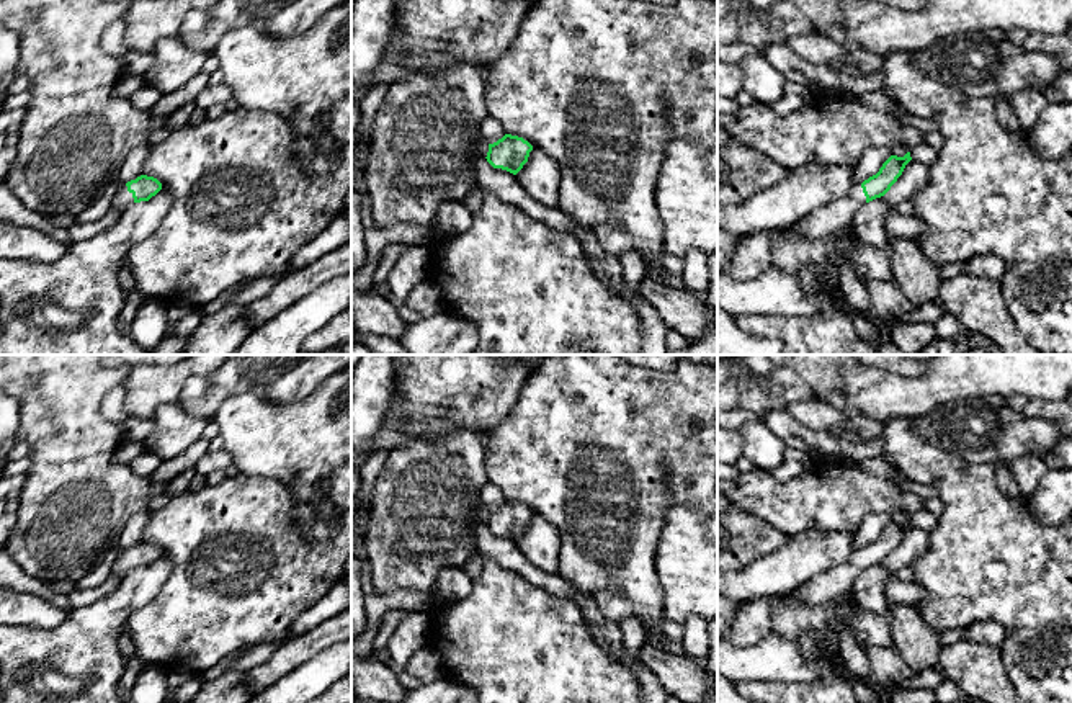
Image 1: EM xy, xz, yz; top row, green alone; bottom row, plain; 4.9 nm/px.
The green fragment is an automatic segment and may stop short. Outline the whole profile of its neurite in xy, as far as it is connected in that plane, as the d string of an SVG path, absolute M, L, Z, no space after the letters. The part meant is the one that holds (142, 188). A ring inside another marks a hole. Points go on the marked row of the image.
M141 175L136 180L131 180L124 185L119 185L111 209L123 213L127 206L141 201L149 201L162 190L162 183L147 175Z

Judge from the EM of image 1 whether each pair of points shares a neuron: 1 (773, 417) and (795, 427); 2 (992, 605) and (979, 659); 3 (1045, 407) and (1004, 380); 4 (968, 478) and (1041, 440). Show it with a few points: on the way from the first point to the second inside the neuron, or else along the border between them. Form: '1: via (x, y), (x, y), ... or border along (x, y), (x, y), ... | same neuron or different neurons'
1: via (778, 420), (783, 425), (790, 425) | same neuron
2: border along (999, 646), (1002, 662), (1012, 682) | different neurons
3: border along (1028, 398), (1054, 401) | different neurons
4: border along (956, 452), (971, 463), (992, 463), (996, 466) | different neurons

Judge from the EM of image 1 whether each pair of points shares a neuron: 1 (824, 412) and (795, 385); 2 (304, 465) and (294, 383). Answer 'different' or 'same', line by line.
1: different
2: different

